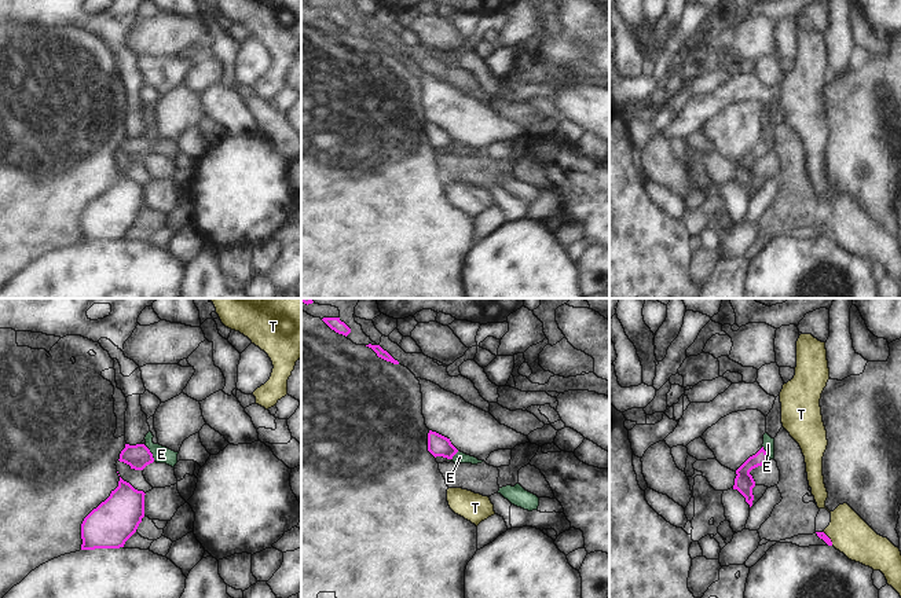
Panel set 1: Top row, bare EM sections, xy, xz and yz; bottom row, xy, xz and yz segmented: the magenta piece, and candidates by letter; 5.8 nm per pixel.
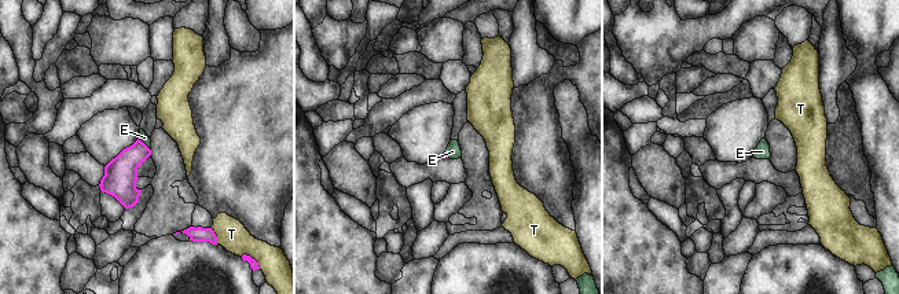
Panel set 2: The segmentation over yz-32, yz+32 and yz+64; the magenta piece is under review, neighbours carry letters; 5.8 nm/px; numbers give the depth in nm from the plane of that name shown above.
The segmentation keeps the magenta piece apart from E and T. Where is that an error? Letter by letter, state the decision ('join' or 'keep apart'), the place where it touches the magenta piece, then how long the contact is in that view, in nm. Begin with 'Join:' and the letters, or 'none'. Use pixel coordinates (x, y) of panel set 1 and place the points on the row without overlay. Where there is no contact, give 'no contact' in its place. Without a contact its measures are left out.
Join: E
E: join; contact xy (150, 145); length 120 nm
T: keep apart; contact yz (828, 230); length 110 nm

